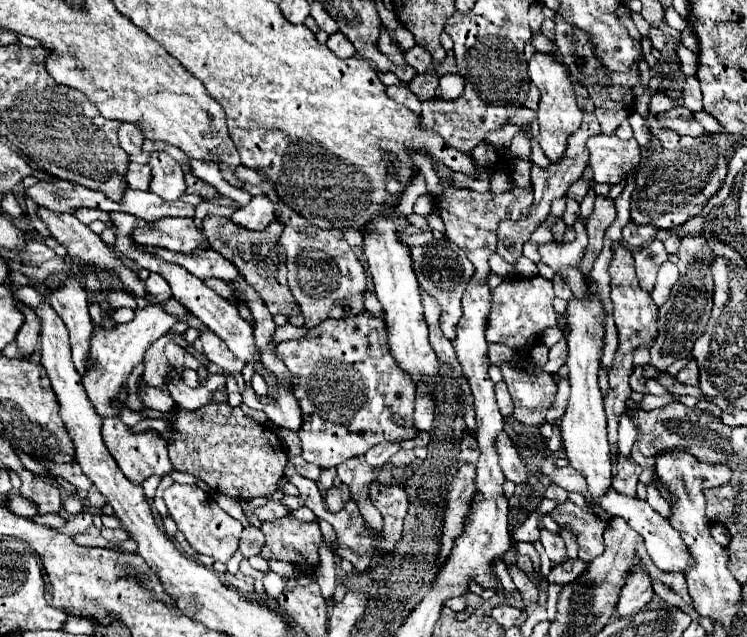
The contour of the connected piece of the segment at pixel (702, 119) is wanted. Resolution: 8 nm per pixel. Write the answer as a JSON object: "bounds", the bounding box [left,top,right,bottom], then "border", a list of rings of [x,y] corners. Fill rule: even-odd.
{"bounds":[693,110,723,133],"border":[[[704,110],[700,112],[693,112],[694,118],[704,126],[704,128],[711,133],[720,132],[723,126],[710,114],[706,113]]]}

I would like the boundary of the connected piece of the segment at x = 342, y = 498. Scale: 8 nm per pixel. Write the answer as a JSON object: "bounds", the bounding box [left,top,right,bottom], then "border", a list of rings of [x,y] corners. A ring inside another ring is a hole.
{"bounds":[326,486,350,512],"border":[[[334,486],[334,488],[330,488],[328,492],[326,492],[326,508],[330,510],[330,512],[340,512],[342,508],[344,508],[344,504],[350,500],[350,490],[348,490],[348,486]]]}

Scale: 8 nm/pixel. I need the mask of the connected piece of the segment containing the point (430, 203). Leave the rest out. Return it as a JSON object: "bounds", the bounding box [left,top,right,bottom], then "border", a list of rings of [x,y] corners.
{"bounds":[414,194,434,216],"border":[[[428,194],[420,196],[420,198],[416,200],[416,204],[414,204],[414,212],[416,212],[416,214],[420,214],[420,216],[430,214],[430,210],[432,210],[432,208],[434,208],[434,200],[432,200]]]}

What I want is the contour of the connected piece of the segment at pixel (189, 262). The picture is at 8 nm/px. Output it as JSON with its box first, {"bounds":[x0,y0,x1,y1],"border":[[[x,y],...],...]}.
{"bounds":[158,248,240,282],"border":[[[158,248],[158,254],[166,262],[180,264],[194,276],[200,276],[202,280],[216,276],[226,282],[232,282],[232,278],[240,278],[238,268],[216,250],[194,250],[194,252],[184,254],[184,252],[170,252],[166,248]]]}

